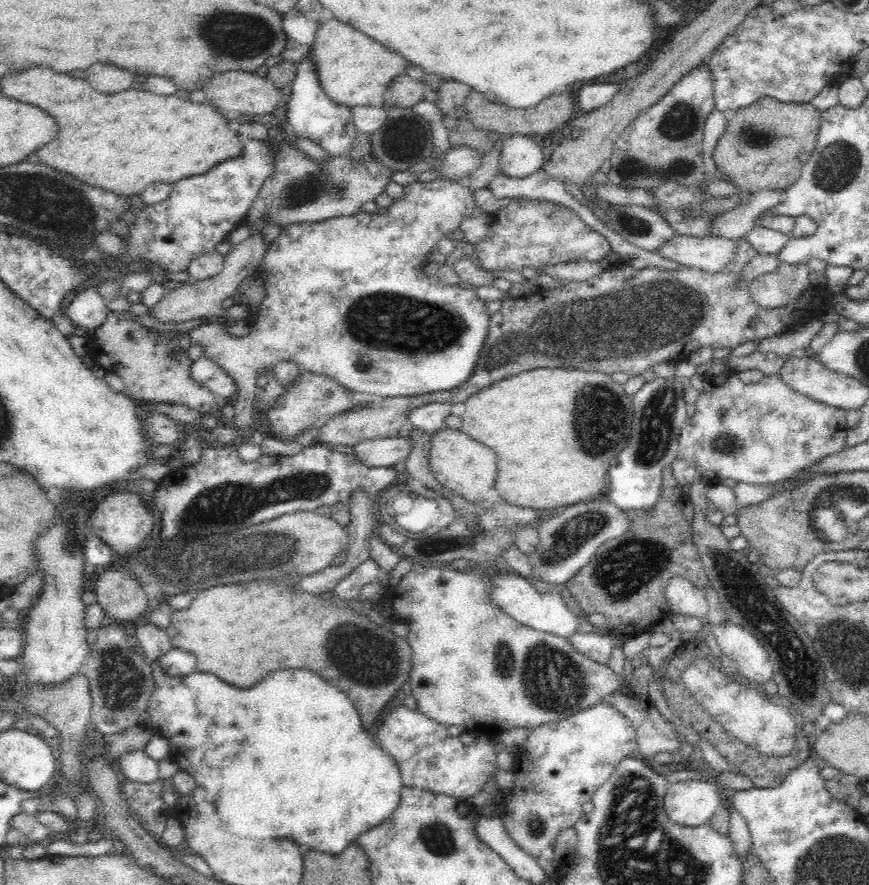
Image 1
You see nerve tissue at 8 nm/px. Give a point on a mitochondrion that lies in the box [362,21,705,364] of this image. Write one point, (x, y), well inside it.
(631, 169)

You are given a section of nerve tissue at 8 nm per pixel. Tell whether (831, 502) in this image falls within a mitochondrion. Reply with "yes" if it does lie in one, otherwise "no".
yes

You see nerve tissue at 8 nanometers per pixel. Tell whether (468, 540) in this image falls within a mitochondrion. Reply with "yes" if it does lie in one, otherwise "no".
yes

